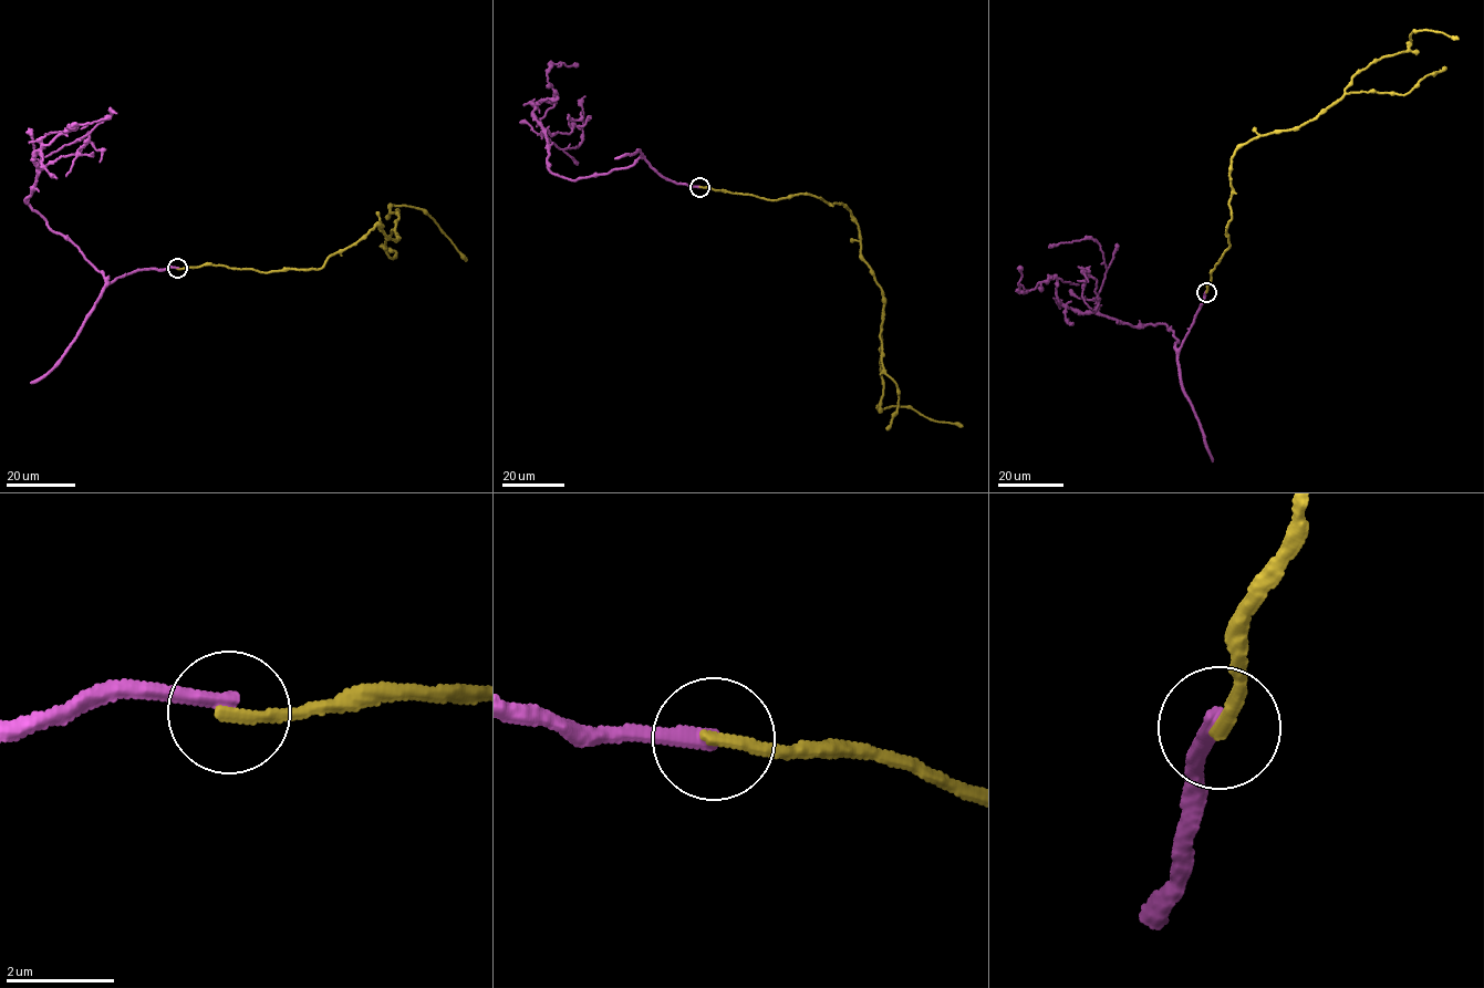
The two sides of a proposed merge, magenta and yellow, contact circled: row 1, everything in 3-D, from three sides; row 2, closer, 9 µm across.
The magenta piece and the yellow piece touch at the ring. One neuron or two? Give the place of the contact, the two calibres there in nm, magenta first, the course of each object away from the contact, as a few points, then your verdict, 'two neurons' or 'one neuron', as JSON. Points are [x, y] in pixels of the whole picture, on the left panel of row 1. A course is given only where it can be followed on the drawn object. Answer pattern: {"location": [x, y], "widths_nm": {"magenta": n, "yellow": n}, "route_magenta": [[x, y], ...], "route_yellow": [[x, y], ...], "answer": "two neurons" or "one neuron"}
{"location": [177, 268], "widths_nm": {"magenta": 320, "yellow": 220}, "route_magenta": [[177, 268], [137, 269], [107, 282], [26, 201], [39, 173], [38, 149], [74, 127], [68, 126], [111, 117]], "route_yellow": [[177, 268], [319, 269], [375, 226], [383, 226], [386, 239], [396, 239], [393, 205], [425, 210], [467, 260]], "answer": "two neurons"}

